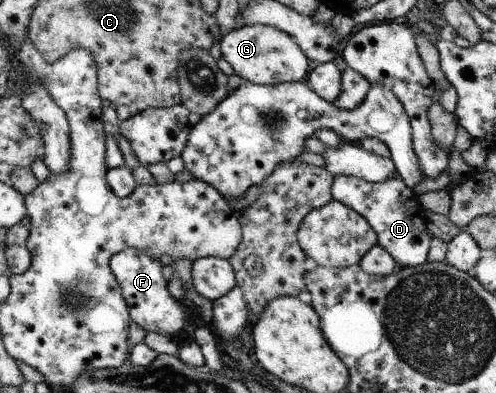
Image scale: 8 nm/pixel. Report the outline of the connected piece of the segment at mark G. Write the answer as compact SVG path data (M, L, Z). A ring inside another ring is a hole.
M242 25L220 39L220 52L234 73L254 84L277 85L303 82L308 77L309 63L301 45L286 32L273 26Z

